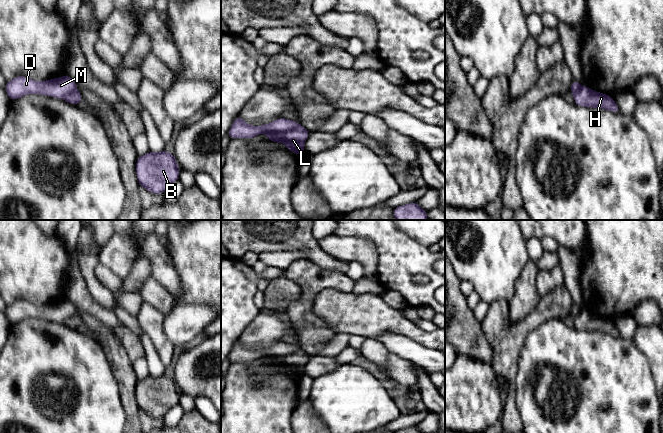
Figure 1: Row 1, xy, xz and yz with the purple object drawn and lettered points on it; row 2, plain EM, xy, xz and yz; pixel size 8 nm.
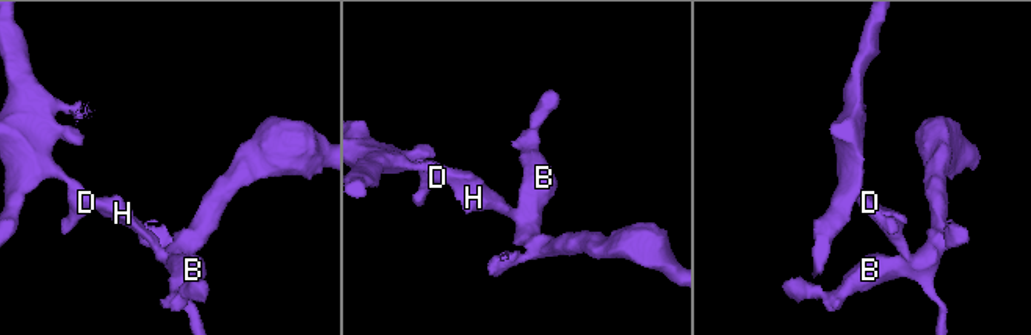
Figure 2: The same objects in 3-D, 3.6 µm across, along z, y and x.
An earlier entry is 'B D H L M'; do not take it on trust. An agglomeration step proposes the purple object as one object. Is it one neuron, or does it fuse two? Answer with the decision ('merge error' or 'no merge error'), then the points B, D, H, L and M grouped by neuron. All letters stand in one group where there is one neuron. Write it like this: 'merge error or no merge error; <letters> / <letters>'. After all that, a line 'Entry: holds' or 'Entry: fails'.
merge error; B H L / D M
Entry: fails

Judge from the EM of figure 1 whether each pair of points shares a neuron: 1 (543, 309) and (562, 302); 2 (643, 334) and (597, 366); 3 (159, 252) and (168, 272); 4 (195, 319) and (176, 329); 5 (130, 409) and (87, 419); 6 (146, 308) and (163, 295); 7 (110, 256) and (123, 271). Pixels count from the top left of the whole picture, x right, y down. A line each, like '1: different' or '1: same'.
1: same
2: different
3: same
4: same
5: different
6: different
7: same

